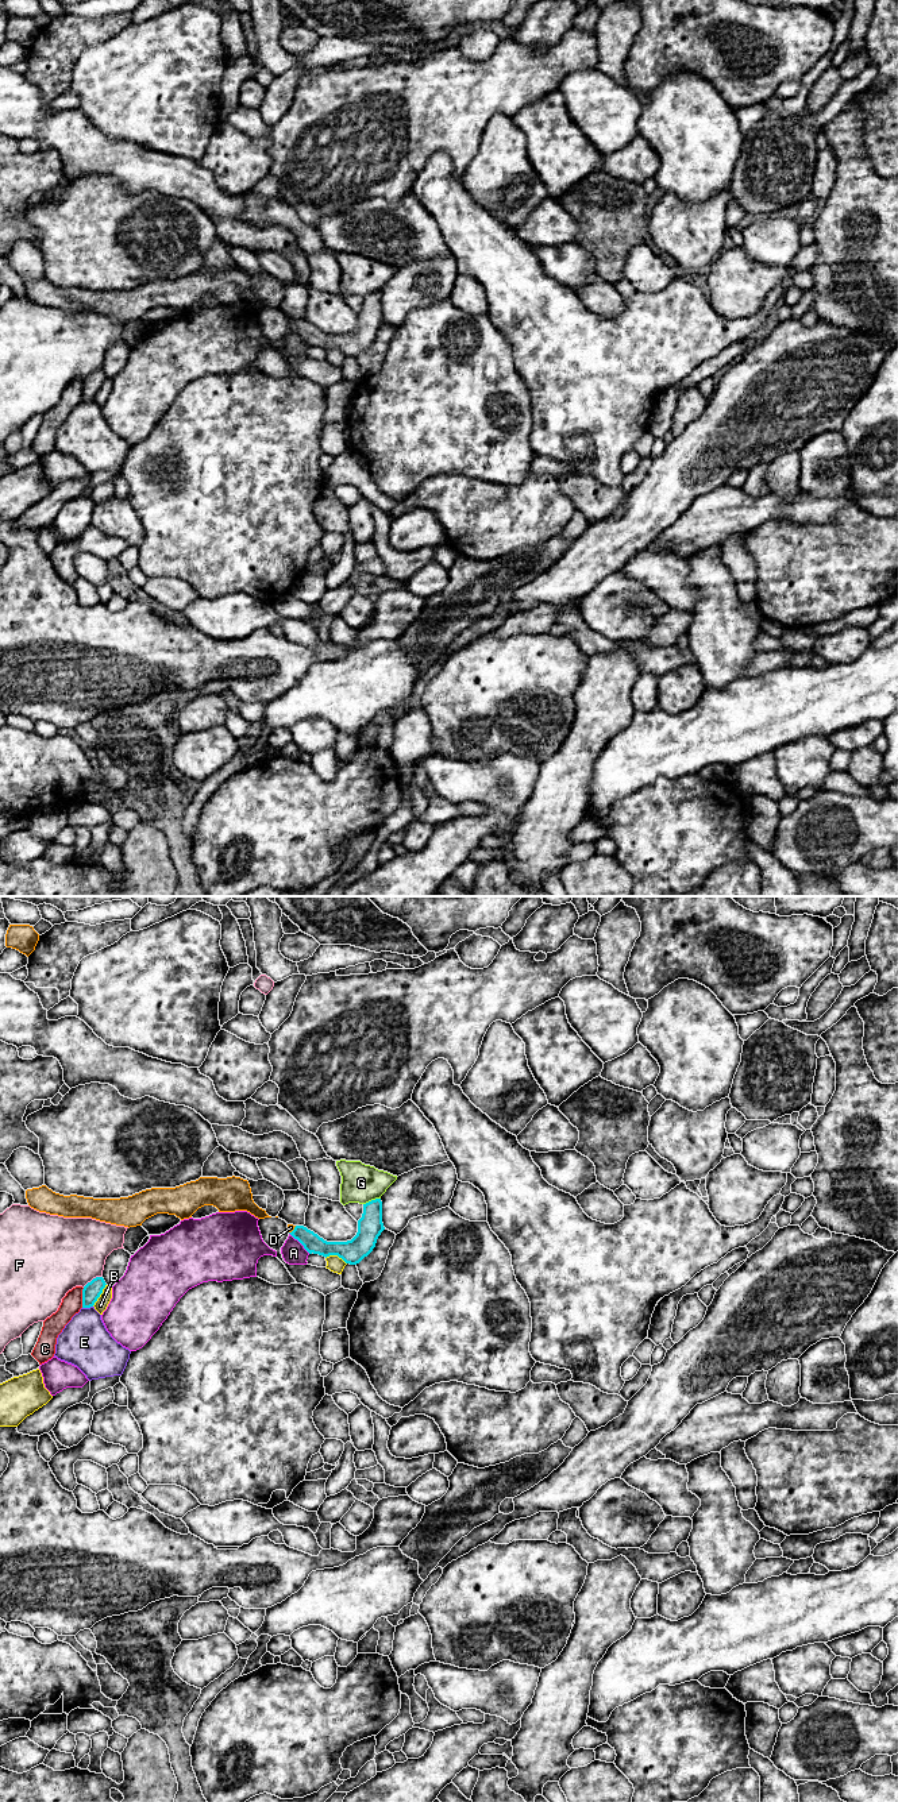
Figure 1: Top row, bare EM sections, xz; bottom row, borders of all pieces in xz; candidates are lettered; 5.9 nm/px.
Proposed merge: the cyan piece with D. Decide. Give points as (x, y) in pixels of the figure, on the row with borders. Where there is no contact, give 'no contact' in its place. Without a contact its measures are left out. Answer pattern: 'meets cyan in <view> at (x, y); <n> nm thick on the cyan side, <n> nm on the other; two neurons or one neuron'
meets cyan in xz at (293, 1230); 110 nm thick on the cyan side, 50 nm on the other; one neuron

